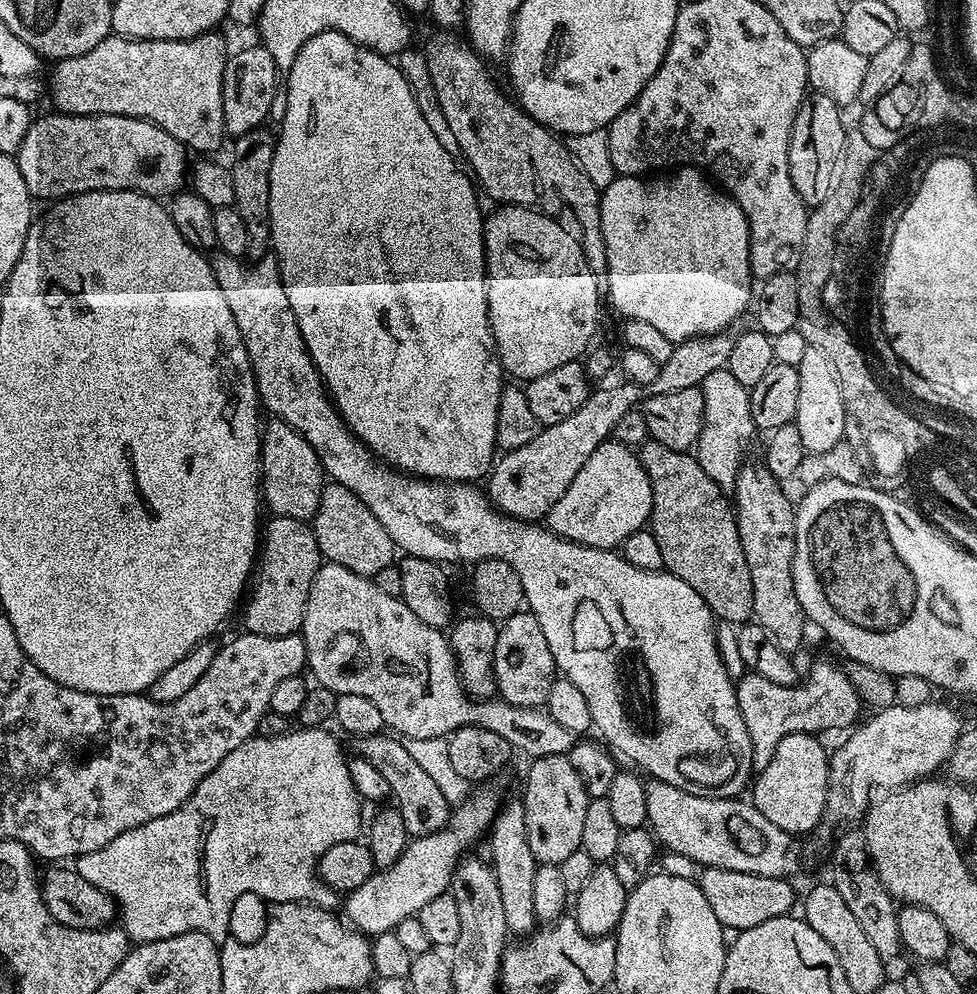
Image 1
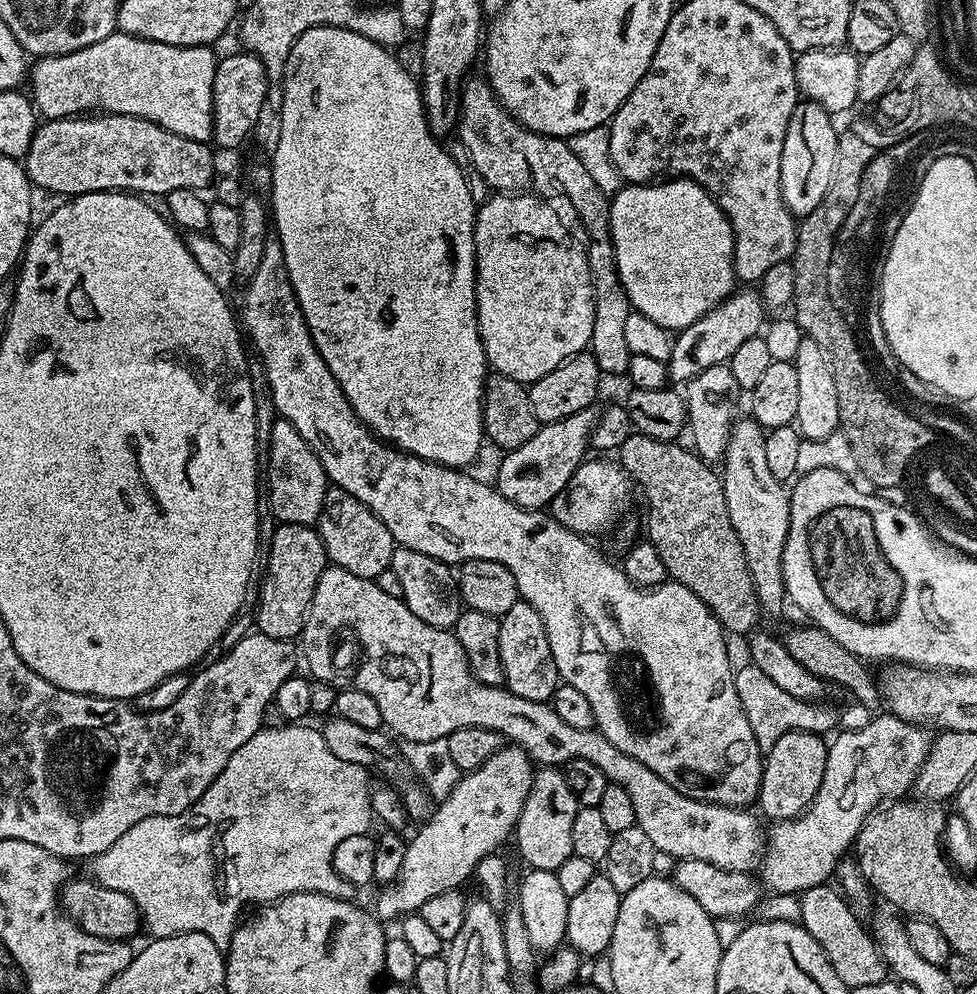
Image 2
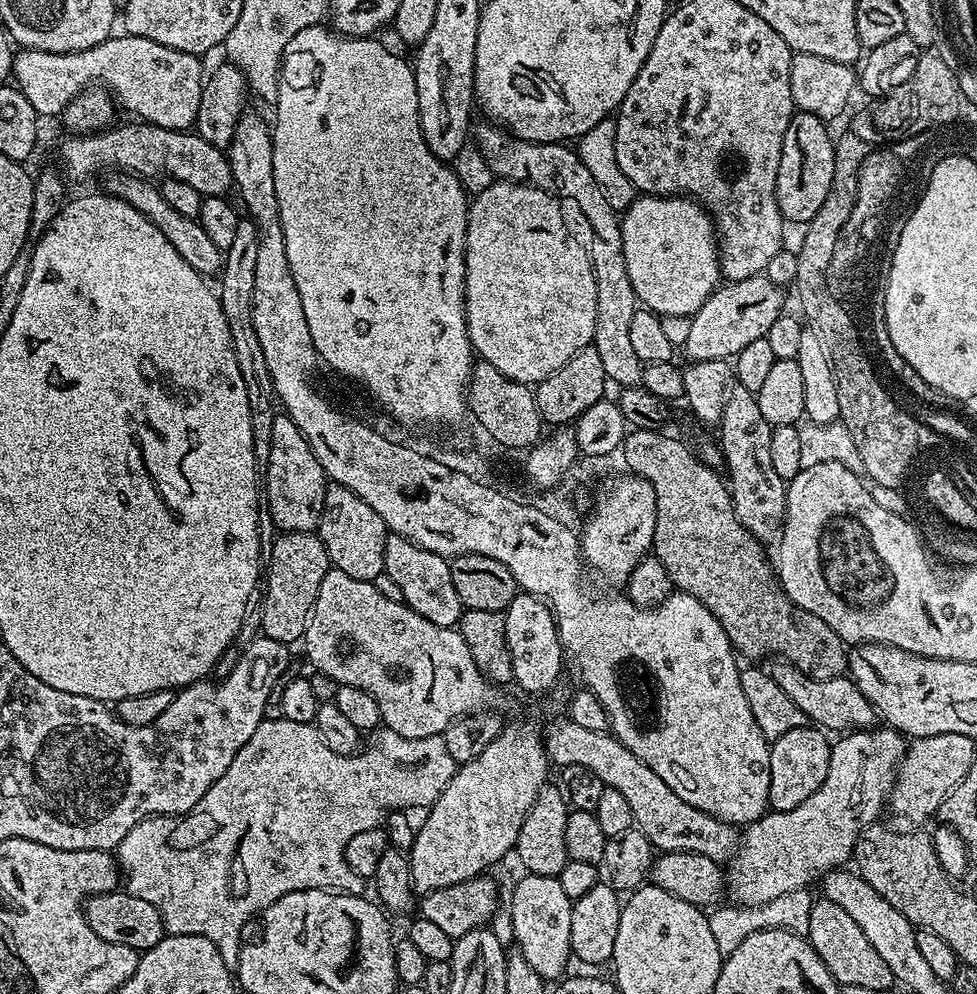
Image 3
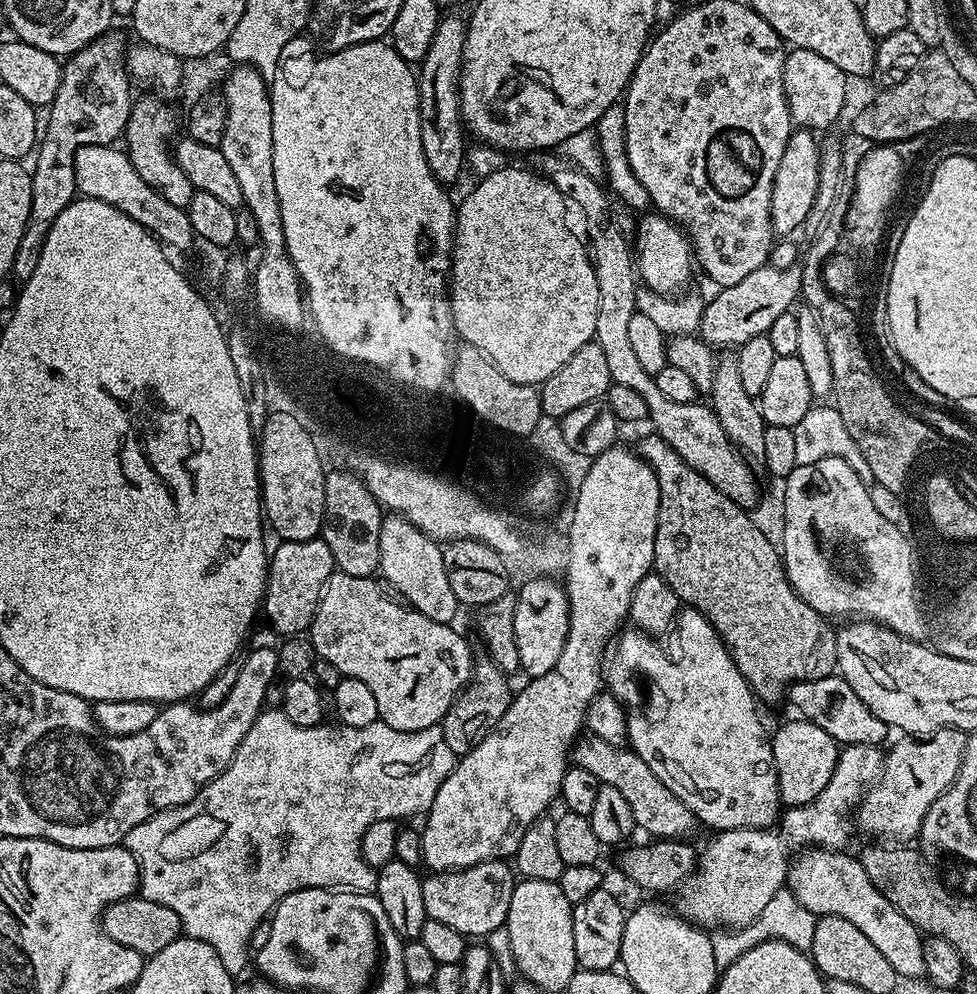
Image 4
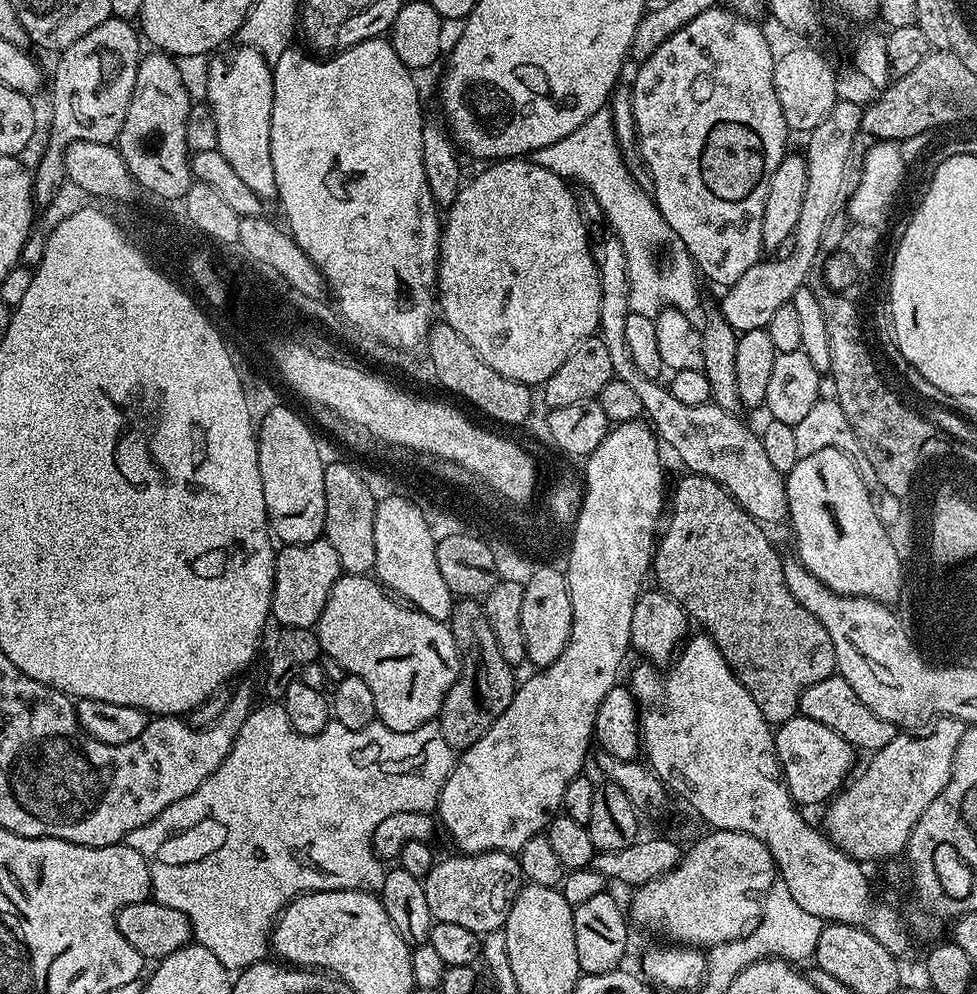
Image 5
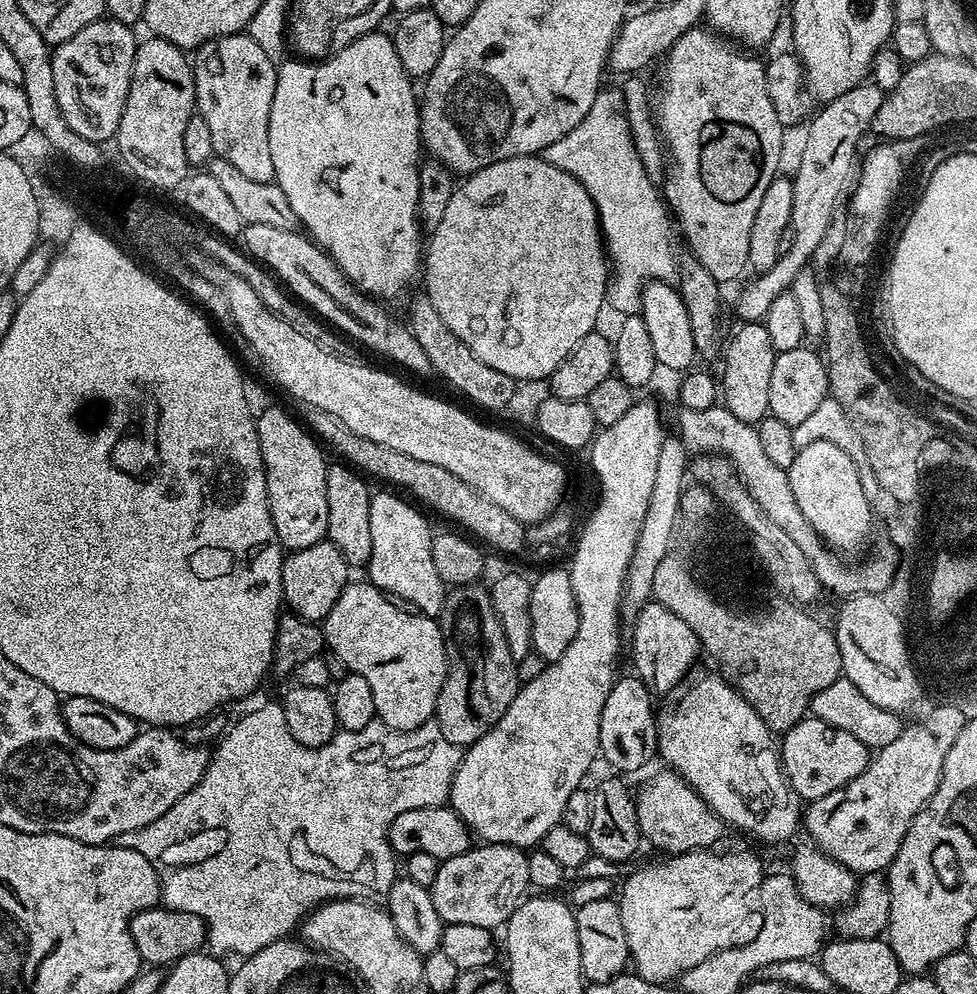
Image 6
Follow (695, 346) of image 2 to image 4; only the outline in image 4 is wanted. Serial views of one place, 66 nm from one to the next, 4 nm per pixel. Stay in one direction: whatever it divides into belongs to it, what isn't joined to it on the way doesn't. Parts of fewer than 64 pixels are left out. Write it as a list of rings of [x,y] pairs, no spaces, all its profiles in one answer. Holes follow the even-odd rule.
[[[765,266],[754,270],[754,274],[742,278],[742,282],[734,286],[720,288],[717,296],[705,303],[698,329],[700,339],[709,346],[739,346],[750,342],[750,338],[765,335],[776,319],[786,314],[793,307],[792,303],[798,300],[801,282],[799,267],[774,269]]]

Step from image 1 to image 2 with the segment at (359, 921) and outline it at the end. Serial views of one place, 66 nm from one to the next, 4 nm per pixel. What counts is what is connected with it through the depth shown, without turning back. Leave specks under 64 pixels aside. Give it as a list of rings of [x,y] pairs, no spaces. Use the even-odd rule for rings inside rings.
[[[501,746],[495,754],[490,758],[486,758],[486,762],[482,762],[482,766],[478,770],[463,773],[460,780],[454,786],[454,790],[450,790],[450,794],[444,800],[439,801],[438,807],[436,811],[432,813],[431,818],[423,821],[423,823],[419,825],[420,832],[414,833],[412,840],[410,836],[410,839],[406,843],[406,858],[402,858],[402,866],[400,867],[399,876],[397,876],[391,884],[379,889],[380,893],[376,896],[376,908],[374,907],[375,915],[384,922],[389,922],[388,920],[392,919],[395,921],[397,918],[403,917],[405,914],[415,913],[429,898],[434,898],[437,894],[443,894],[445,890],[460,888],[461,886],[464,886],[464,883],[466,883],[468,879],[471,881],[476,871],[476,867],[479,864],[479,860],[486,858],[487,855],[492,853],[499,853],[501,849],[503,849],[503,844],[506,843],[507,840],[509,843],[510,837],[515,833],[516,823],[522,814],[522,806],[526,802],[526,794],[532,785],[533,775],[534,765],[532,759],[525,754],[522,748],[517,748],[515,746]]]

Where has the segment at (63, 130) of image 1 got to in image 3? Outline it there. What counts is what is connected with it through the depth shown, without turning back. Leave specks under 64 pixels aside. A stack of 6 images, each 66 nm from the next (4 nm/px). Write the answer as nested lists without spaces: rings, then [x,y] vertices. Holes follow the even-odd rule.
[[[132,122],[136,124],[124,124],[121,128],[117,126],[109,127],[107,130],[95,134],[72,134],[60,144],[60,160],[64,163],[63,171],[69,177],[80,180],[83,176],[92,176],[99,168],[104,170],[119,170],[121,172],[131,172],[133,176],[143,176],[145,178],[167,178],[186,182],[186,186],[194,186],[200,195],[227,197],[228,191],[233,191],[232,167],[227,155],[221,149],[210,146],[206,138],[202,138],[195,130],[181,130],[178,128],[160,128],[157,124],[147,122]]]

